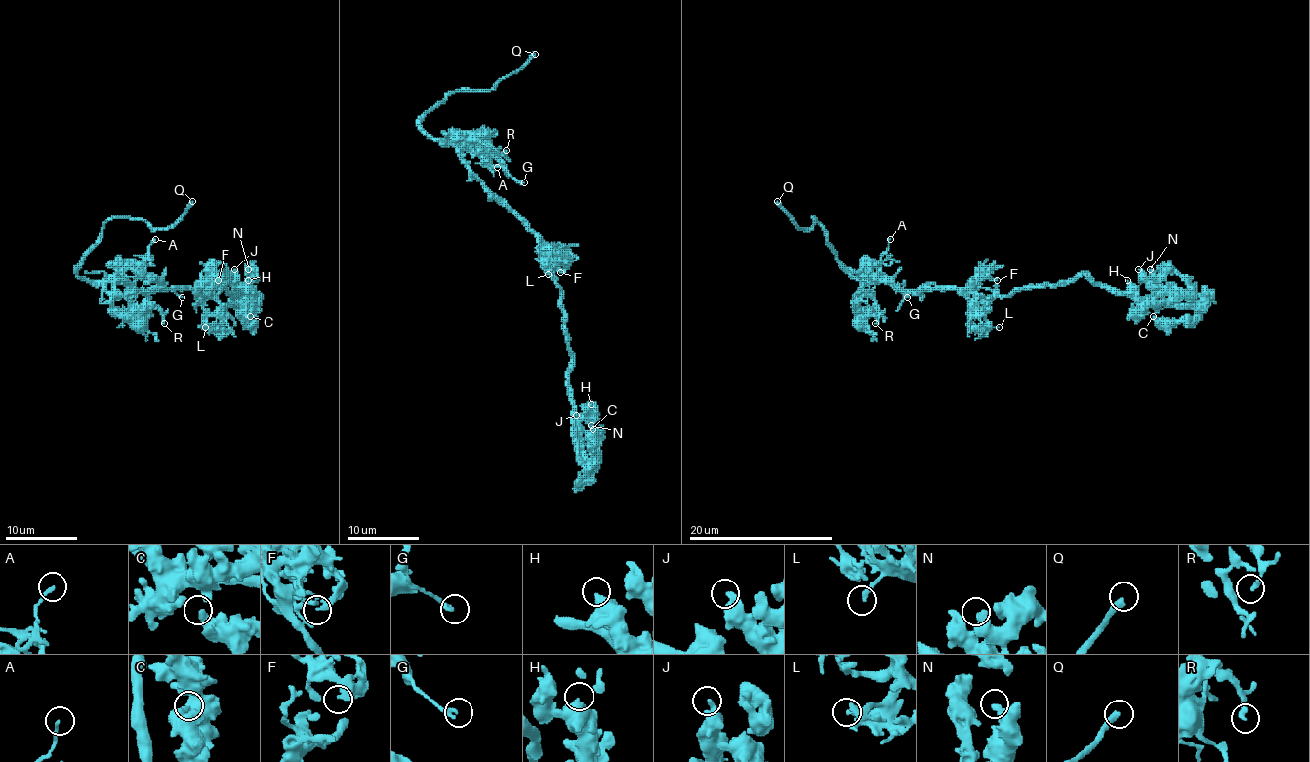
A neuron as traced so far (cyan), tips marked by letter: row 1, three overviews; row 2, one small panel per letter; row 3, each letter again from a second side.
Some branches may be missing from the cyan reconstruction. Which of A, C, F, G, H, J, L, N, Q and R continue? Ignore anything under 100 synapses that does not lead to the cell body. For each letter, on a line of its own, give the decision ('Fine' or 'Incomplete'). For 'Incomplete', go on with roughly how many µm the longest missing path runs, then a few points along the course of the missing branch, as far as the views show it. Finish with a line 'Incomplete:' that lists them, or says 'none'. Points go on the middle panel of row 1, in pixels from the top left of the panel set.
A: Fine
C: Fine
F: Fine
G: Fine
H: Fine
J: Fine
L: Fine
N: Fine
Q: Incomplete. Missing length about 30 µm
R: Fine
Incomplete: Q

